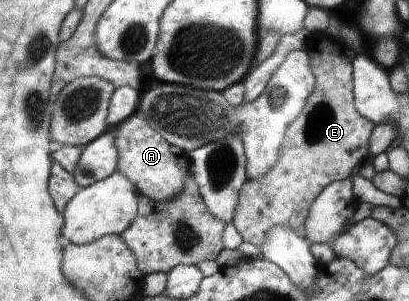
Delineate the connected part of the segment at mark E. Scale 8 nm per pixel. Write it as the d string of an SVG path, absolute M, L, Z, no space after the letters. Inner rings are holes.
M310 32L305 41L304 51L308 54L312 73L316 80L315 89L307 104L300 112L300 116L288 126L283 146L280 148L279 158L276 165L263 178L251 181L248 179L241 187L235 216L232 223L237 232L241 234L245 242L262 247L268 240L268 234L273 227L291 227L305 236L305 221L311 212L312 202L333 181L342 181L353 174L355 166L359 166L369 154L369 136L373 130L373 121L363 118L355 110L353 104L353 88L351 88L351 62L347 62L339 48L329 40L322 32Z

